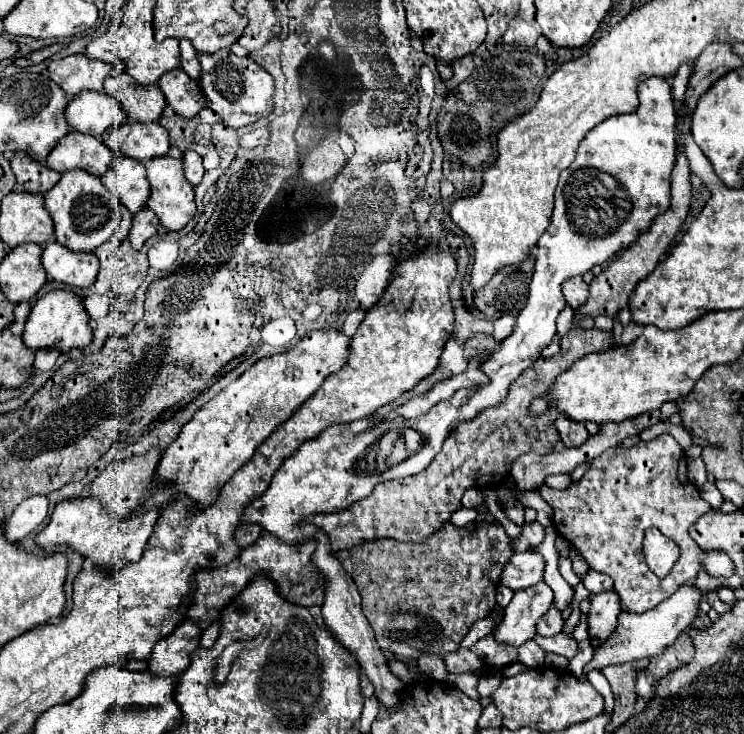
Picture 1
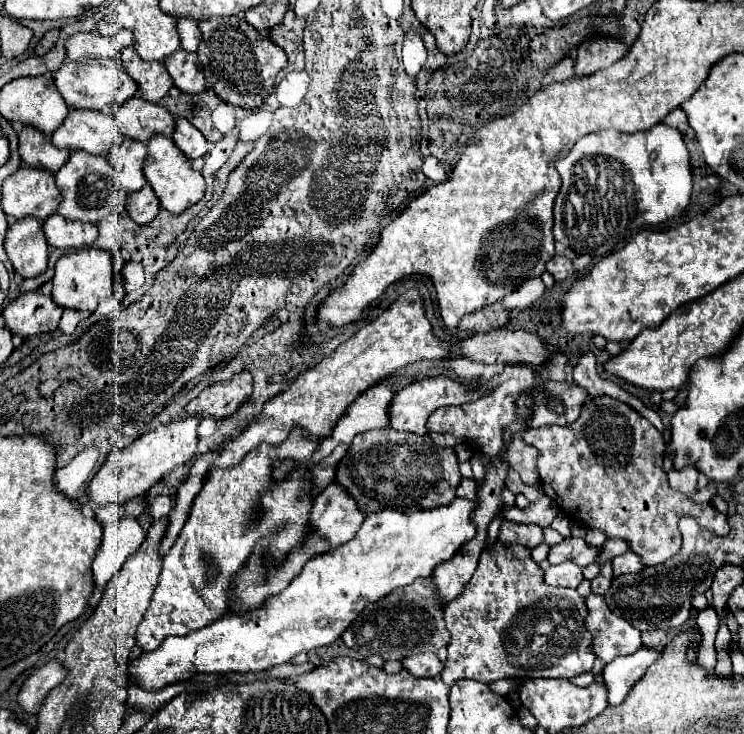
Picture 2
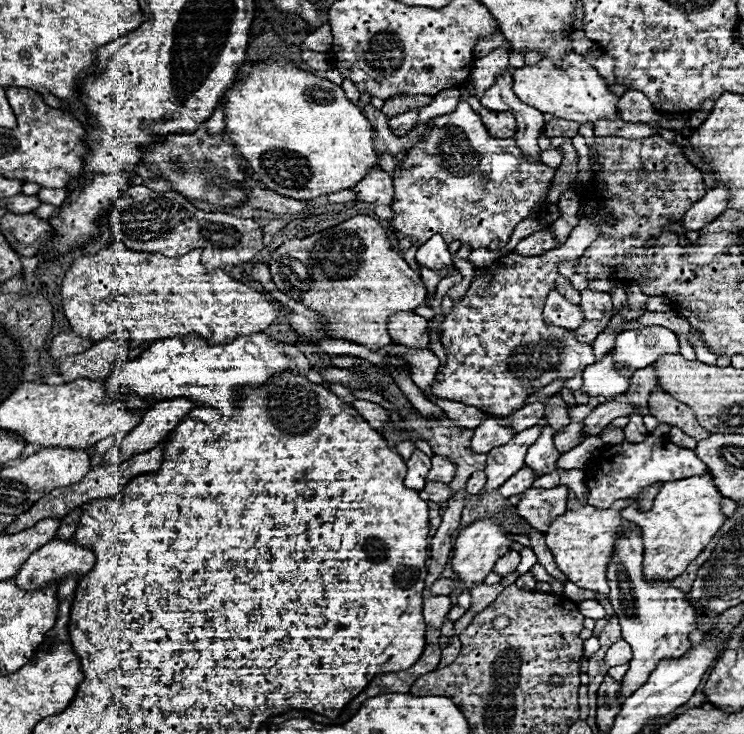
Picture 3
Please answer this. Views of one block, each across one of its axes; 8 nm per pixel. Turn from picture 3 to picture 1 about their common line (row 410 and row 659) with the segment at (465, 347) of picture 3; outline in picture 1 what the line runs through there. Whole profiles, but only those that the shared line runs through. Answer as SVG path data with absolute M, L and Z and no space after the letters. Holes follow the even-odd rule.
M484 636L482 640L478 640L474 646L472 646L472 652L478 654L486 664L488 664L488 674L492 674L494 670L498 668L504 668L512 662L516 662L516 648L512 646L502 646L498 644L496 640L492 640L492 636Z

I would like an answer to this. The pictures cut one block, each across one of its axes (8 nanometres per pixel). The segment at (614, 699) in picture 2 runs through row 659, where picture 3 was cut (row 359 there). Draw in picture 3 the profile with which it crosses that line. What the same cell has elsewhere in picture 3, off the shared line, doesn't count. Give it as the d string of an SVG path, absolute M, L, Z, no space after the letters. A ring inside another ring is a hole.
M644 326L638 330L620 332L616 346L612 348L614 360L632 374L634 370L654 364L660 356L680 352L680 344L674 332L664 326Z

